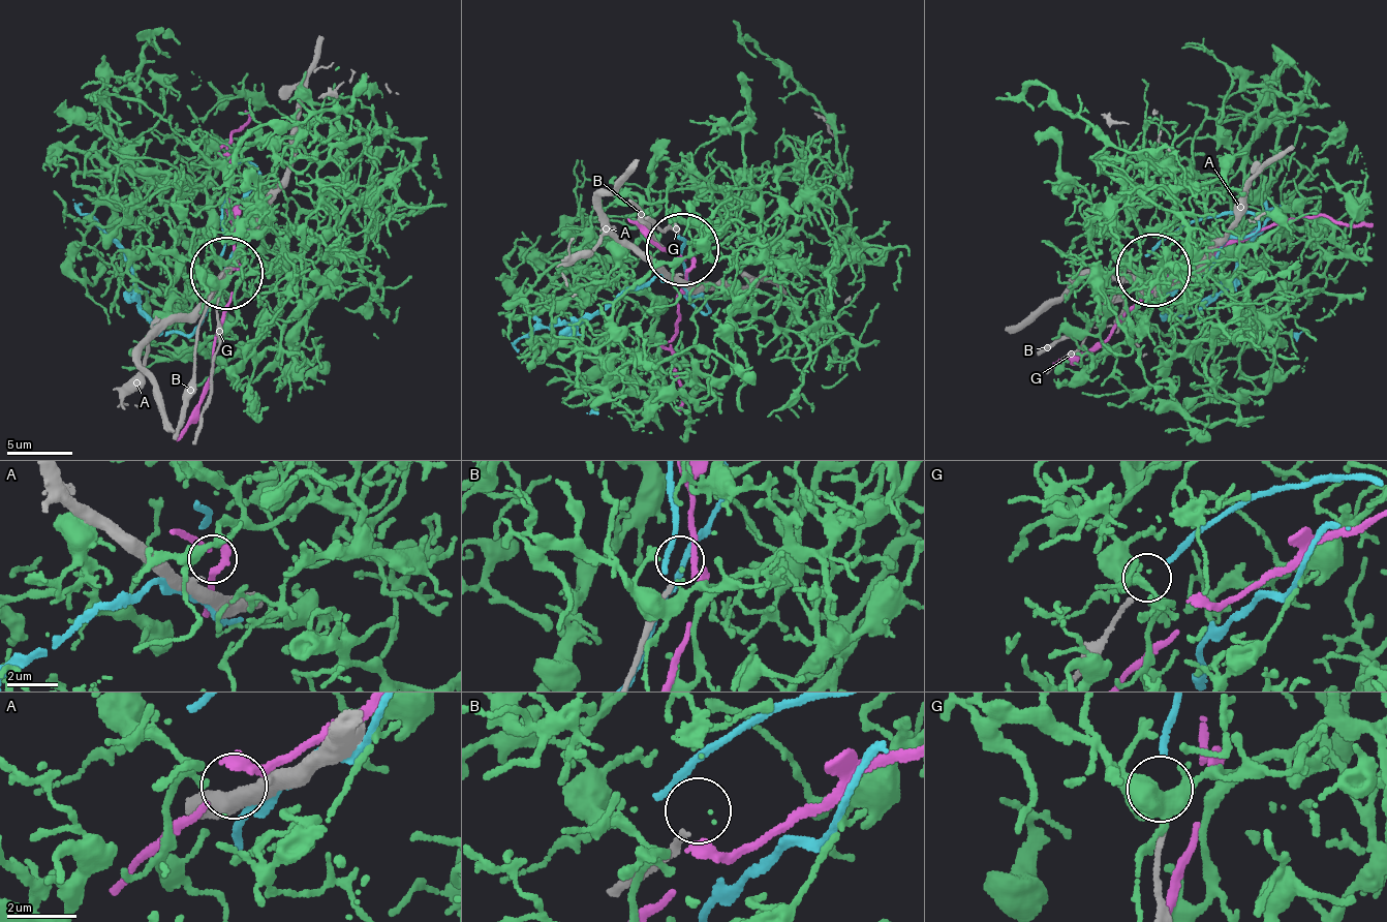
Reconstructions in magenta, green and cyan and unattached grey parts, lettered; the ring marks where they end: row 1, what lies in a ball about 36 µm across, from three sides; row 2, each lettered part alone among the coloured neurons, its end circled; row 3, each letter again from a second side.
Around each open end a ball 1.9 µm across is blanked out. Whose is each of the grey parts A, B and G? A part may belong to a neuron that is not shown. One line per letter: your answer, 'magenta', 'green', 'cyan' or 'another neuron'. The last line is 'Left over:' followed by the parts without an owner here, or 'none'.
A: magenta
B: another neuron
G: cyan
Left over: B

